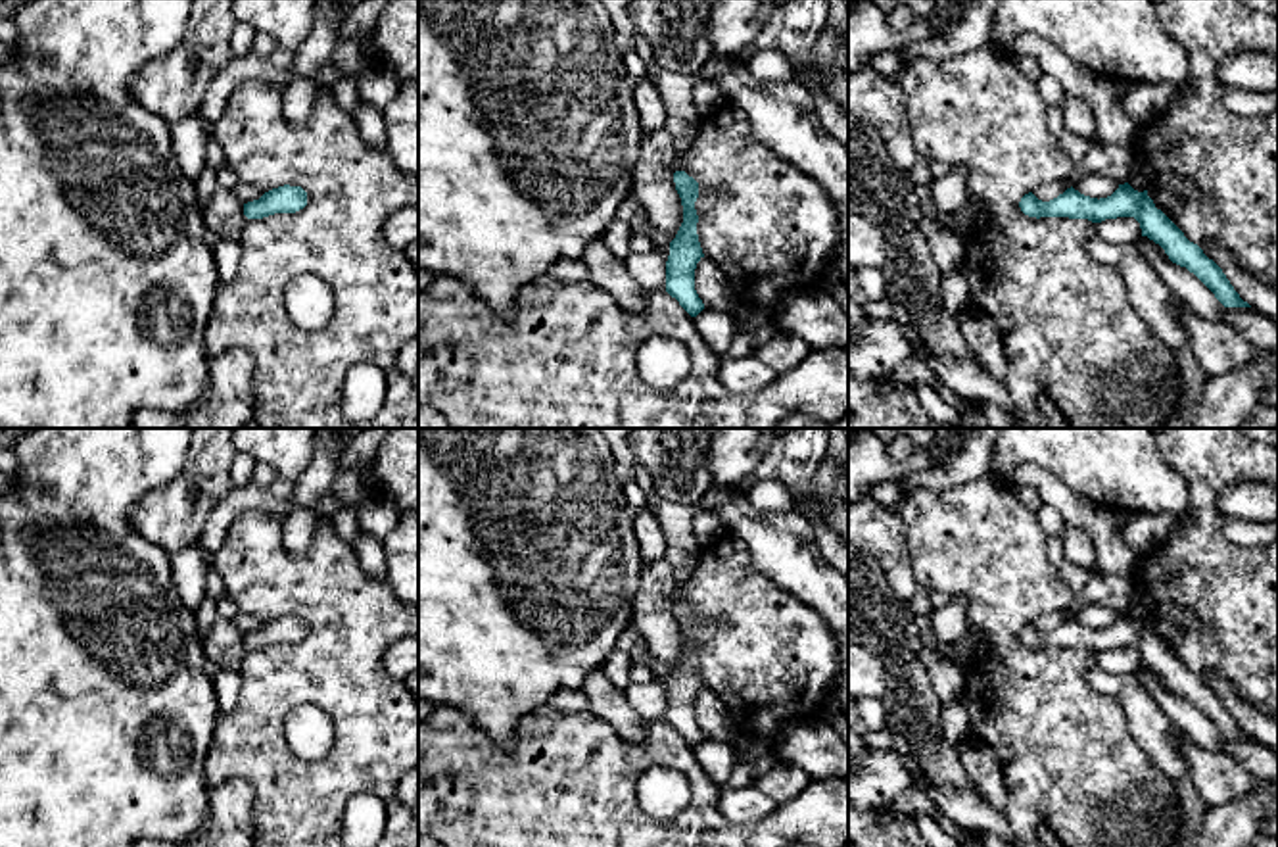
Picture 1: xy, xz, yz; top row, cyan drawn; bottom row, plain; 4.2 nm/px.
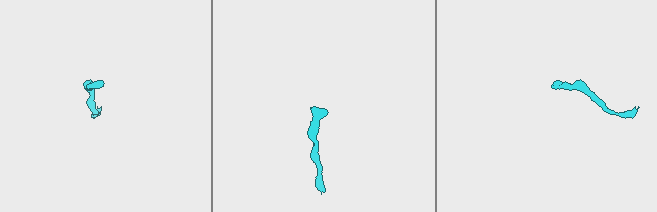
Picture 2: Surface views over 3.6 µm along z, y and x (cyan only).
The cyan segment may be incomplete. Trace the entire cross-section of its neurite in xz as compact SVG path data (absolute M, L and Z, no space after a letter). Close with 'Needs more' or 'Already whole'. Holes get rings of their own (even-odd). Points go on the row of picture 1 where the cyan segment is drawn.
M658 67L647 79L656 86L666 106L664 129L674 138L675 156L672 171L683 206L683 223L670 242L666 292L675 298L691 317L697 317L704 309L704 303L695 290L695 269L704 257L697 234L698 215L695 202L698 198L698 182L681 169L681 157L689 150L700 121L693 102L693 88L698 83L698 75L683 75Z. Needs more

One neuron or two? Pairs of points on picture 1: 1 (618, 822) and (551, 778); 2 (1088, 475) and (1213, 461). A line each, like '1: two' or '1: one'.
1: one
2: two

